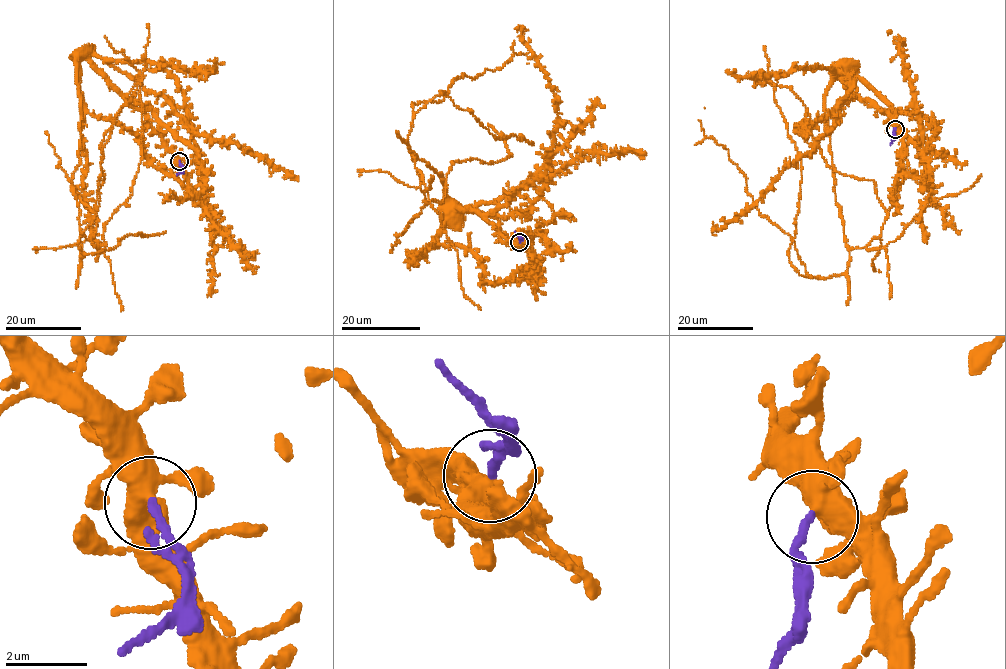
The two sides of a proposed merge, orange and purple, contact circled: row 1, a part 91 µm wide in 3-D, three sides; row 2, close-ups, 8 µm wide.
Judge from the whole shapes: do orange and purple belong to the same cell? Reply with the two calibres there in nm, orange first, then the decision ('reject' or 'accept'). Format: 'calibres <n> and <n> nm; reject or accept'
calibres 400 and 190 nm; reject

